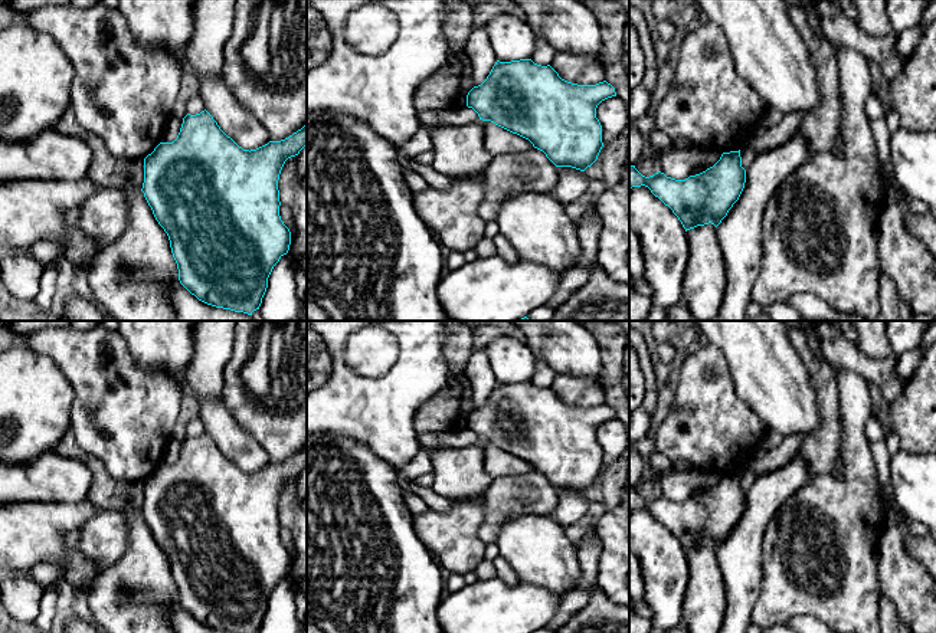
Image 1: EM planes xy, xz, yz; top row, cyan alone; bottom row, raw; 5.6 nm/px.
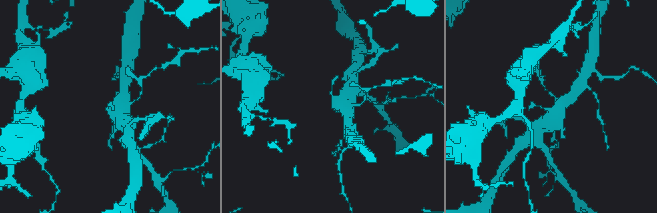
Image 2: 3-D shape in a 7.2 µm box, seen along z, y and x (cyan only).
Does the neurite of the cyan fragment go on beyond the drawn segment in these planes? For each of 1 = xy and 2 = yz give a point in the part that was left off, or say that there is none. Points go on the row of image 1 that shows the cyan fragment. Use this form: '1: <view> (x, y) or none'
1: none
2: none

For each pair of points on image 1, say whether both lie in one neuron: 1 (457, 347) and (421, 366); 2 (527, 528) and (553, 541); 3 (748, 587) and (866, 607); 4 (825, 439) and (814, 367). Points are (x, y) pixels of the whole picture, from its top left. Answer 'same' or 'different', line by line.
1: different
2: same
3: different
4: same

